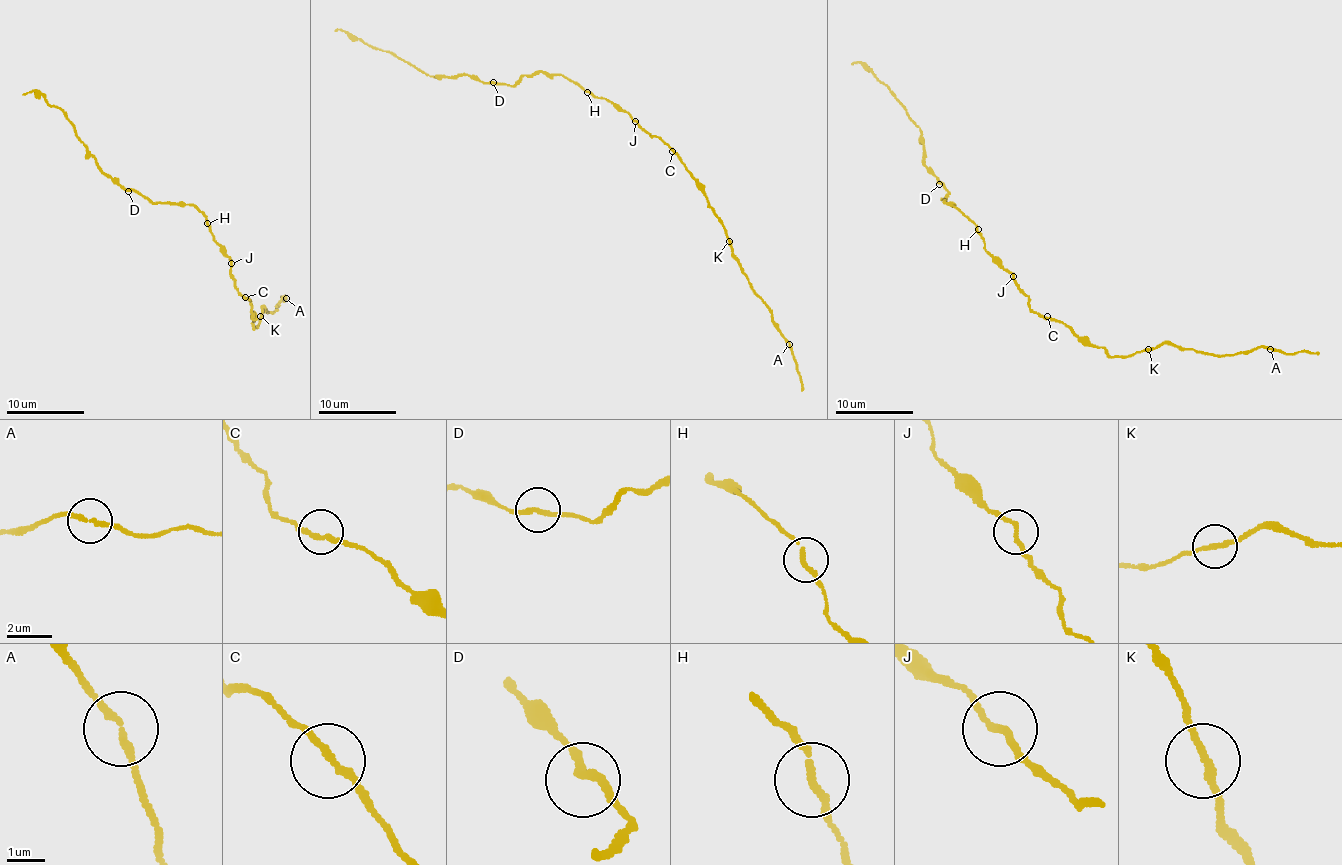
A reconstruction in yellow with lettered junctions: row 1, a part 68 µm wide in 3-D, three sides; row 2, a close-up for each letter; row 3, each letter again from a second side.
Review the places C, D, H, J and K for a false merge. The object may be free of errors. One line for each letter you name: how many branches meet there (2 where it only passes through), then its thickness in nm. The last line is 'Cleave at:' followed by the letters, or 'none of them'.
Cleave at: none of them

